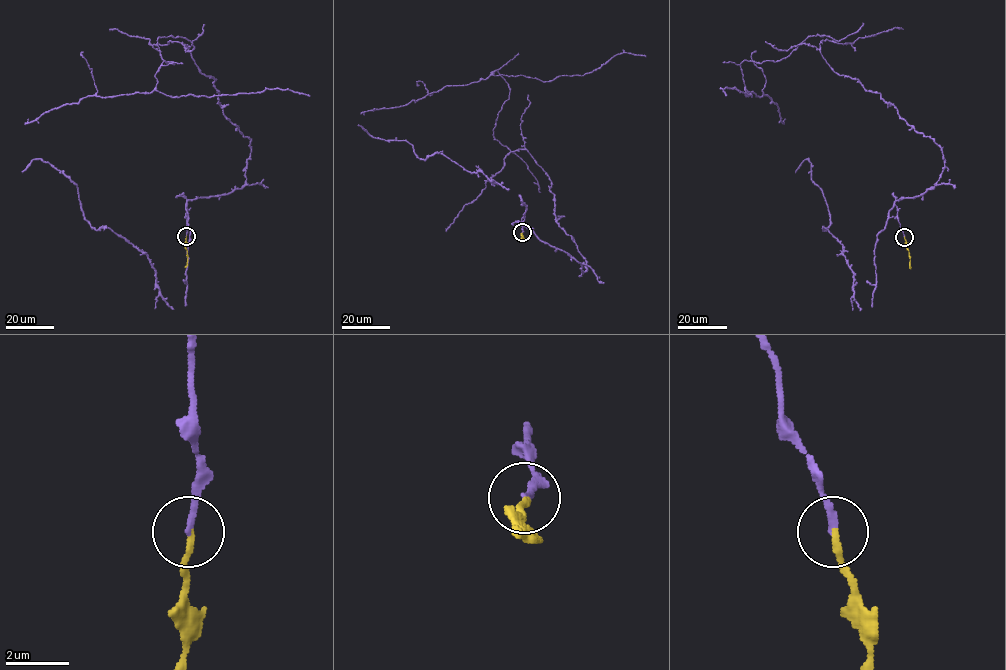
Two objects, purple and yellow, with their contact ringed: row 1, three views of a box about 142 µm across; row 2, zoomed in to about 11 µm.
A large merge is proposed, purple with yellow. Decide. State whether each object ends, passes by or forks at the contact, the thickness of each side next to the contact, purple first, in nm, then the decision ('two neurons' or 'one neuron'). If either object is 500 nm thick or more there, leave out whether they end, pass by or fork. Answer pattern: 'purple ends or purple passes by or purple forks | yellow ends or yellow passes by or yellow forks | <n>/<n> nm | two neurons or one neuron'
purple ends | yellow ends | 200/200 nm | one neuron

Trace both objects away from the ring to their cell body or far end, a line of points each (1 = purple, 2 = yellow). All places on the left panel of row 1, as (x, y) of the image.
1: (186, 236), (188, 200), (244, 183), (250, 140), (157, 39), (172, 97), (309, 96)
2: (186, 236), (185, 267)

